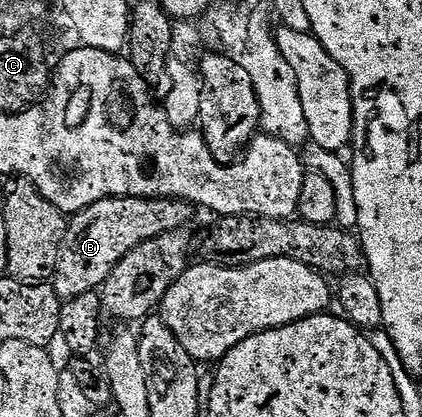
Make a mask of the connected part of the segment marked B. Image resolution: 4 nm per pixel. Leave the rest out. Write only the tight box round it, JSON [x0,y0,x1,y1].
[53,197,175,302]

